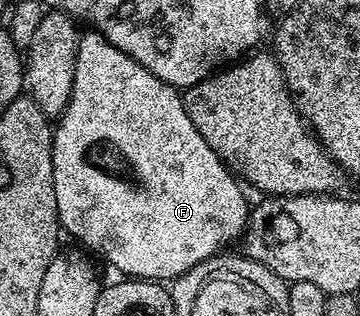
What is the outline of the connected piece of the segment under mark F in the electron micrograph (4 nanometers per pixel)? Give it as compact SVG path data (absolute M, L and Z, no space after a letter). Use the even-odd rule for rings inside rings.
M96 30L82 35L77 41L77 61L75 62L75 82L73 83L73 96L65 111L61 113L55 124L53 134L53 169L55 170L55 198L57 199L57 218L62 229L65 228L78 240L76 242L82 249L90 253L98 252L113 268L121 271L125 278L151 280L154 282L172 282L185 272L190 272L204 260L218 255L232 240L240 241L251 219L251 204L245 201L246 189L239 183L228 164L218 156L207 142L203 142L203 134L195 130L195 122L185 109L182 93L172 88L151 74L123 50L105 40L105 37Z

